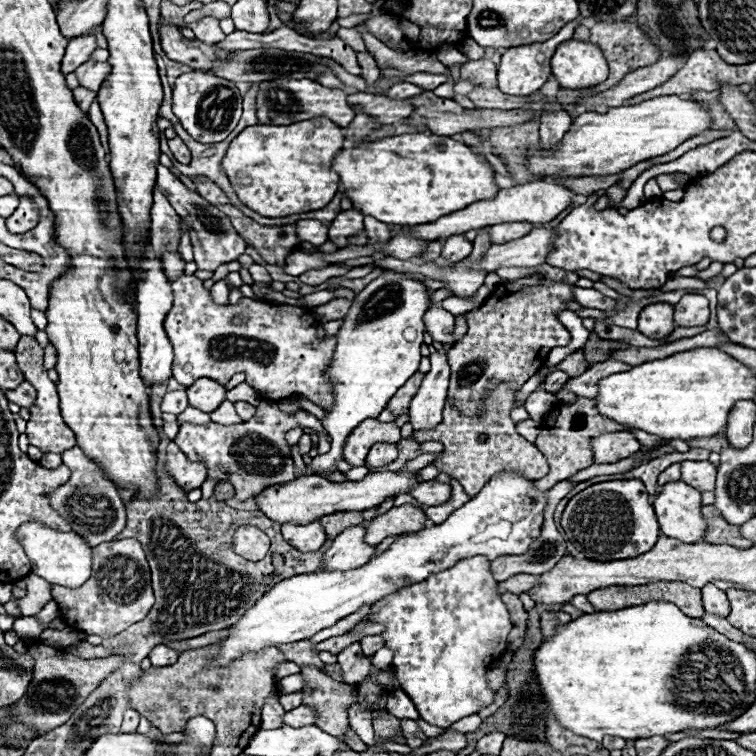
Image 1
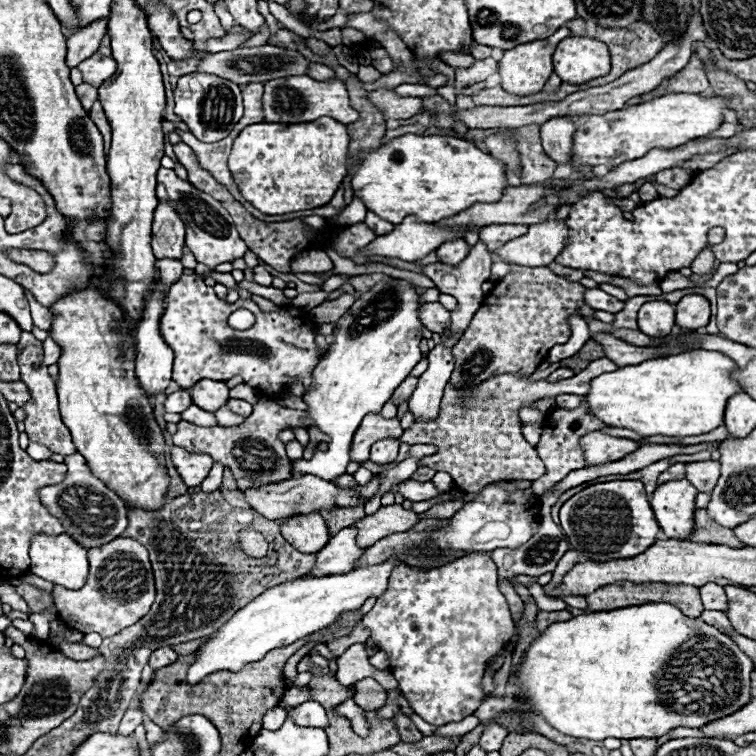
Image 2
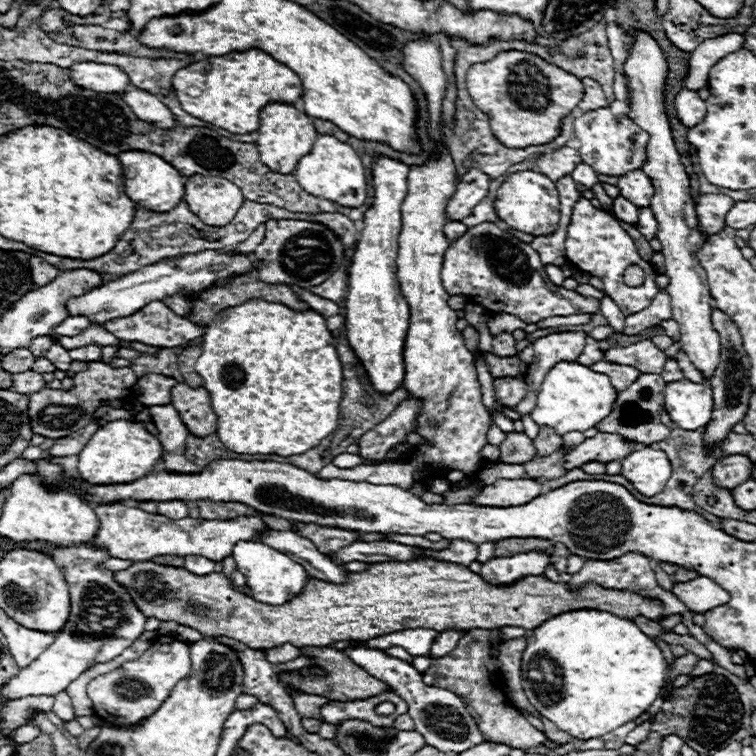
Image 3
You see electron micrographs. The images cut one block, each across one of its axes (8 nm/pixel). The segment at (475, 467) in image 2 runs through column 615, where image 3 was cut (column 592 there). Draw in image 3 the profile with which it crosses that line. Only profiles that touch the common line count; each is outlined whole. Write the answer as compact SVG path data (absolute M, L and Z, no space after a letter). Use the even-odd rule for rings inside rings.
M594 362L588 366L590 370L594 372L600 372L600 374L606 374L610 378L610 382L614 384L614 390L624 390L626 386L630 386L630 382L634 382L634 378L638 378L638 370L632 368L632 366L620 366L620 364L612 364L612 362Z

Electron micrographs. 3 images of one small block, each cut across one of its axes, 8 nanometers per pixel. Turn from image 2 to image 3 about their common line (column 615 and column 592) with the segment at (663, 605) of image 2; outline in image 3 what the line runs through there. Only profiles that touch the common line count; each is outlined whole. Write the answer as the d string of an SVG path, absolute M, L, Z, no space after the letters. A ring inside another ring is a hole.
M574 610L574 612L566 612L566 614L558 614L554 618L550 618L546 624L538 626L534 630L532 636L528 636L528 646L522 654L522 688L526 692L526 698L530 700L530 704L548 720L552 720L560 730L568 732L570 736L578 738L578 740L588 740L588 738L596 738L596 736L604 736L612 730L616 730L618 726L634 720L636 716L640 716L642 712L648 710L648 706L656 700L662 684L666 682L666 660L662 658L660 648L652 642L650 636L646 636L644 632L638 630L638 626L632 620L626 618L618 618L610 612L600 612L600 610Z

